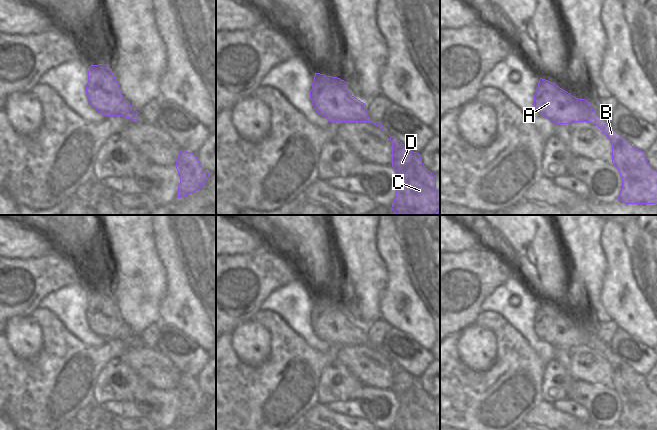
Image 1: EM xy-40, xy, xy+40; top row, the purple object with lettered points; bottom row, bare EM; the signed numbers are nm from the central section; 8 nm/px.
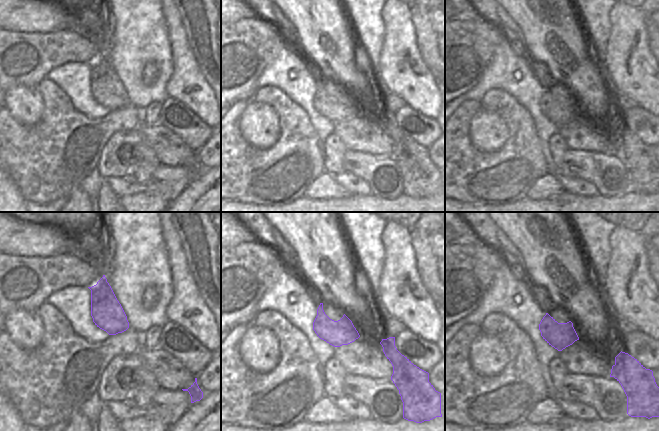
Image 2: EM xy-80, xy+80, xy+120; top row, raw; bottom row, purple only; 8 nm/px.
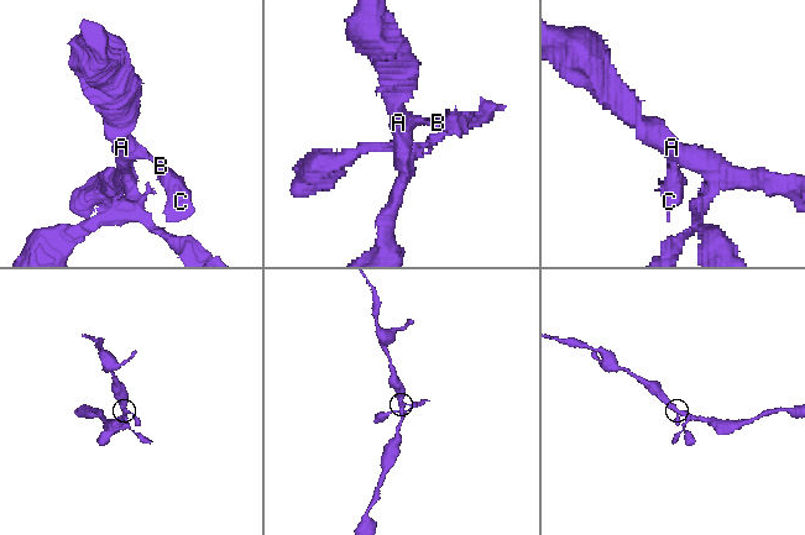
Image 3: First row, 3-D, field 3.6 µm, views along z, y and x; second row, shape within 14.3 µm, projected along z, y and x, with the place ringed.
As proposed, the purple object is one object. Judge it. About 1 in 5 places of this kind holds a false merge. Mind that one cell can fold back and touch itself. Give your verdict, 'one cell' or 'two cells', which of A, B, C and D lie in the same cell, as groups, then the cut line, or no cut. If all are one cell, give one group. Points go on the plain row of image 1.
one cell; groups A B C D; cut none

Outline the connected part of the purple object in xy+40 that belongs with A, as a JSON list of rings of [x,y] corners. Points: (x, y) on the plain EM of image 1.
[[[540,302],[534,319],[534,331],[555,348],[591,346],[609,363],[612,387],[622,403],[618,424],[625,428],[657,427],[657,395],[648,387],[646,376],[635,372],[592,332],[591,326],[578,323],[555,307]]]

